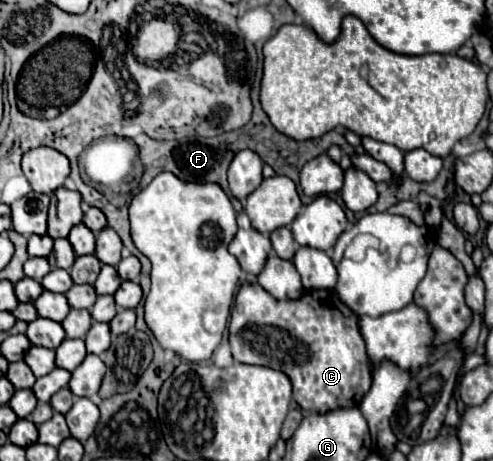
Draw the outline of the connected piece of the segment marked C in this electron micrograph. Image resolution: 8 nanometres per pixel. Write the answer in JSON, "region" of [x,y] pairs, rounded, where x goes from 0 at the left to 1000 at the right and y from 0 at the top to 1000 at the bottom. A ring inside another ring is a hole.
{"region":[[[493,616],[477,642],[465,694],[465,746],[481,785],[529,790],[578,807],[594,829],[594,868],[623,894],[728,881],[757,829],[757,798],[728,720],[728,685],[688,651],[680,629],[619,629],[602,651],[562,651],[525,616]]]}

